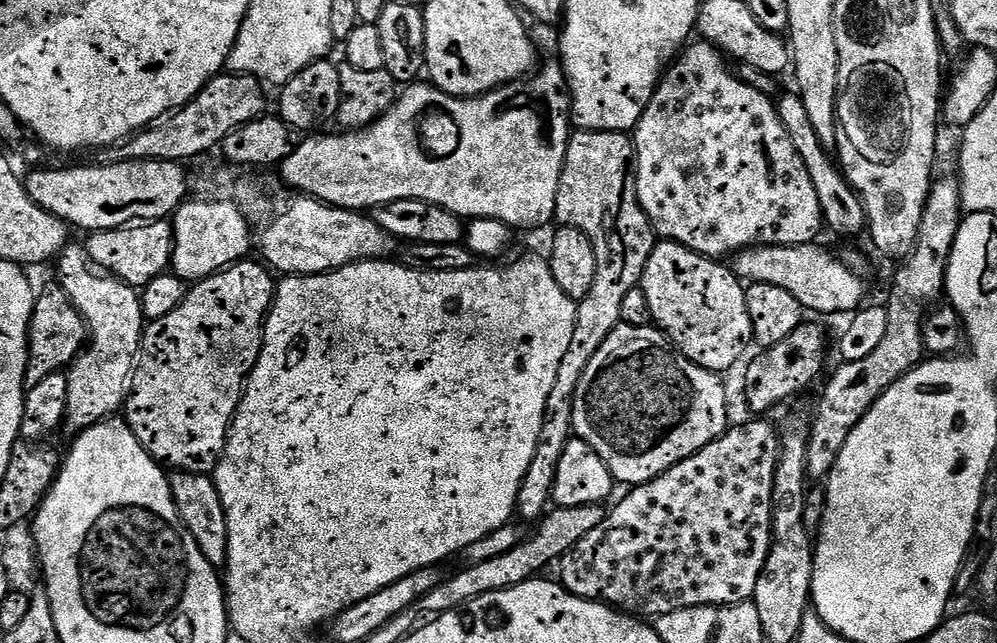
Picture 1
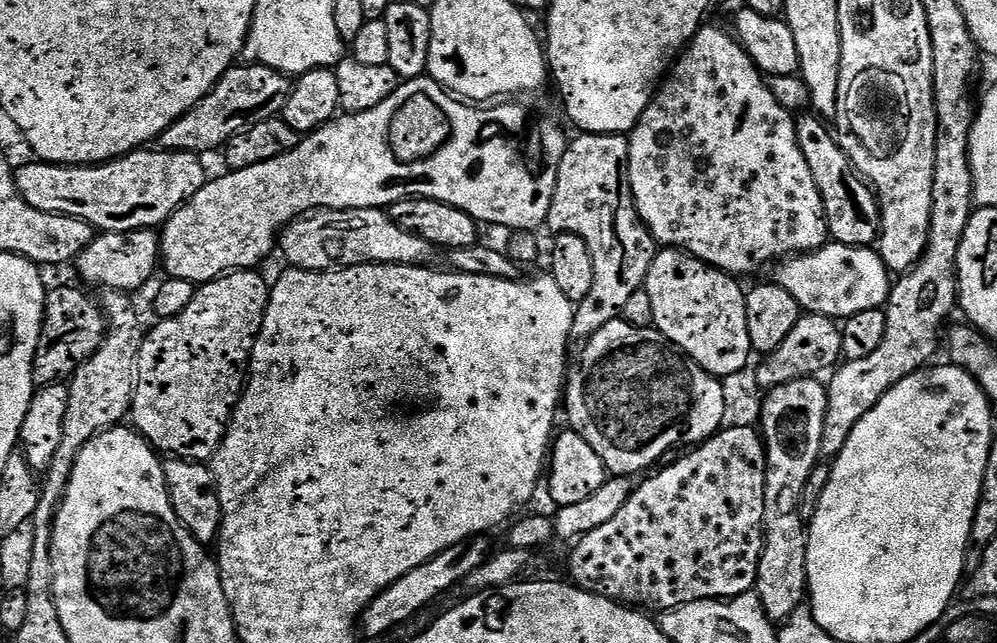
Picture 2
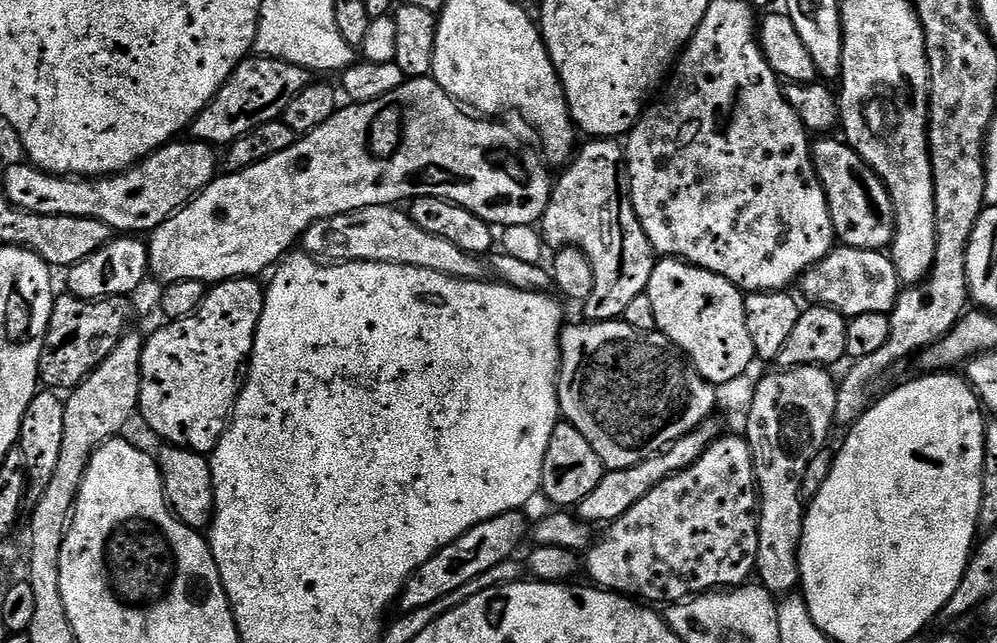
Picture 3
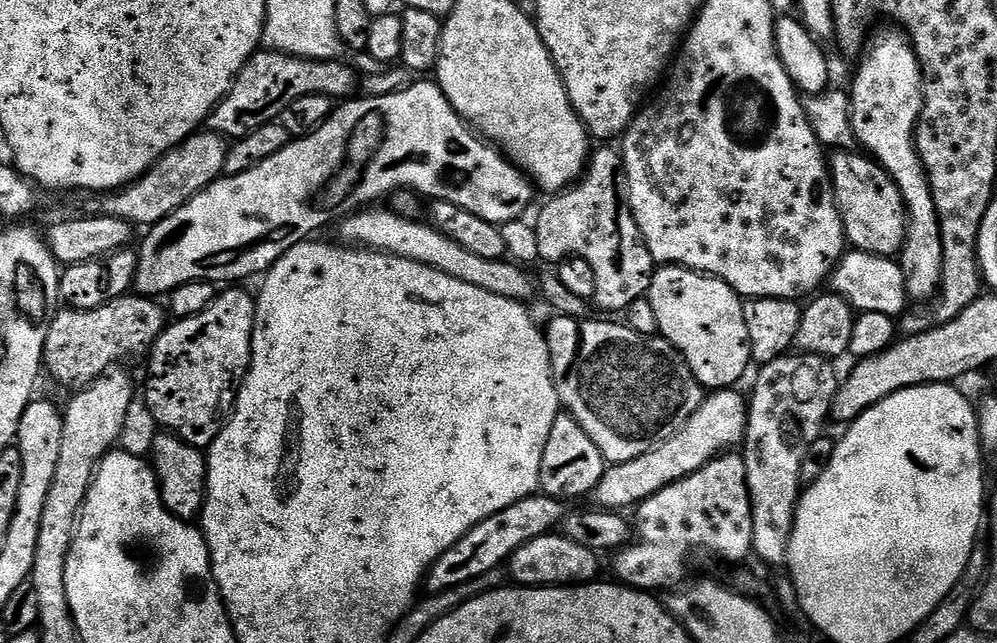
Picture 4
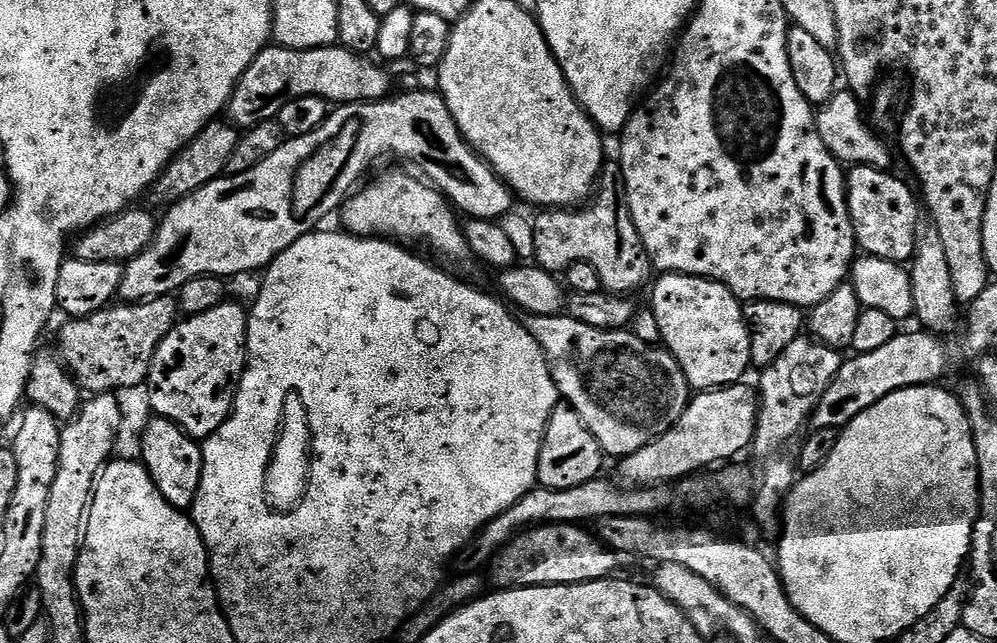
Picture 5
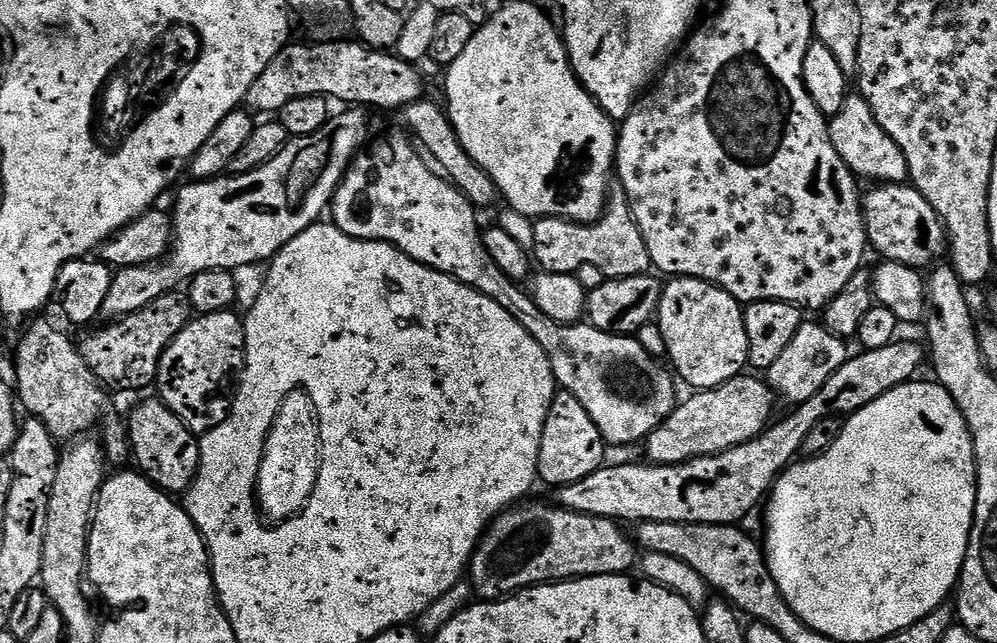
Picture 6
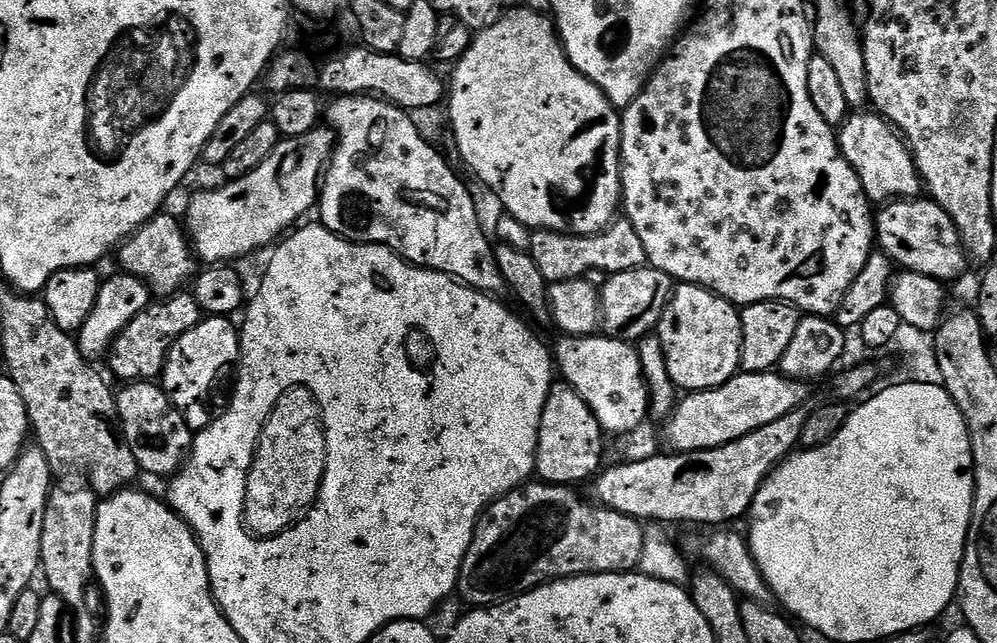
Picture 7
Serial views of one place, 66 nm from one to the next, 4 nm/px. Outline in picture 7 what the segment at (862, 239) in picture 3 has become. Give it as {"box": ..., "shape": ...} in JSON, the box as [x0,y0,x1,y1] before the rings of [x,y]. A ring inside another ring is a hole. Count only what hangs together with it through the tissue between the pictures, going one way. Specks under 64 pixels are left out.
{"box":[874,198,970,282],"shape":[[[931,198],[893,200],[883,205],[874,216],[874,240],[879,251],[885,252],[893,265],[906,272],[949,282],[970,268],[968,254],[960,243],[960,235],[950,214]]]}

